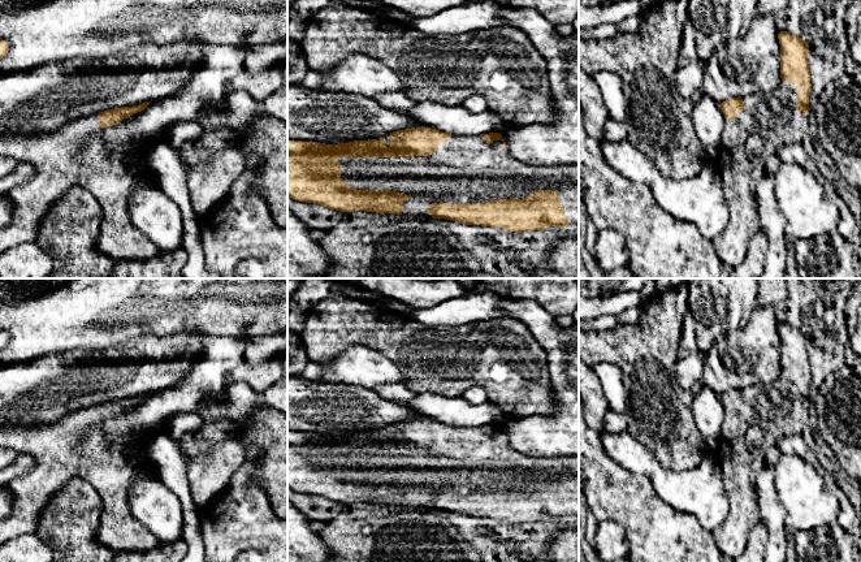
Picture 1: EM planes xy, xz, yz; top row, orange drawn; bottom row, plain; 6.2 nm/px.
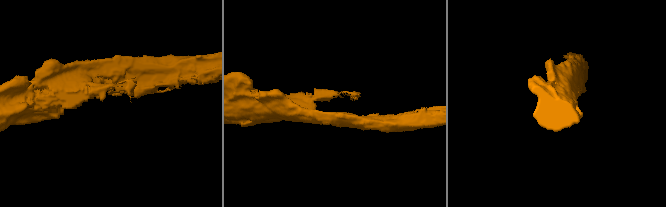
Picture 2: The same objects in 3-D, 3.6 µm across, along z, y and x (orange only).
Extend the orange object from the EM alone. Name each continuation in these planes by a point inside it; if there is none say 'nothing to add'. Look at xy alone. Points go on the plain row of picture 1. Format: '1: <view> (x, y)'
1: xy (76, 445)

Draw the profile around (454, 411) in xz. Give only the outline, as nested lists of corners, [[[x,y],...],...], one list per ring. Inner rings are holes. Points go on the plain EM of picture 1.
[[[432,392],[419,393],[403,405],[423,419],[436,420],[451,427],[501,425],[510,419],[490,401],[472,406],[463,397],[446,397]]]

